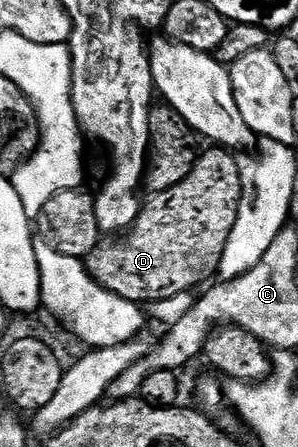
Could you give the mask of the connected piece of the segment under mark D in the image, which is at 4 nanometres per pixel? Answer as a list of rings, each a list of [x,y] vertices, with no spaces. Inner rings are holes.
[[[212,146],[209,149],[209,152],[201,151],[197,155],[194,170],[190,170],[190,174],[186,174],[178,186],[170,186],[170,190],[147,197],[136,221],[119,239],[101,239],[86,257],[88,273],[97,283],[119,298],[147,306],[154,300],[183,297],[191,288],[204,283],[207,285],[219,273],[226,242],[230,242],[230,230],[234,230],[234,222],[240,217],[242,186],[239,159],[227,148]]]

